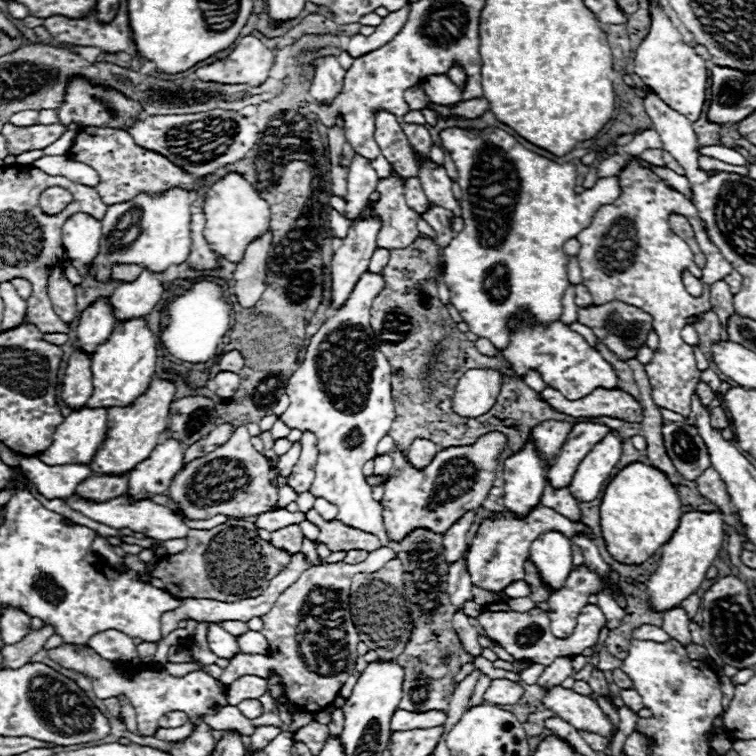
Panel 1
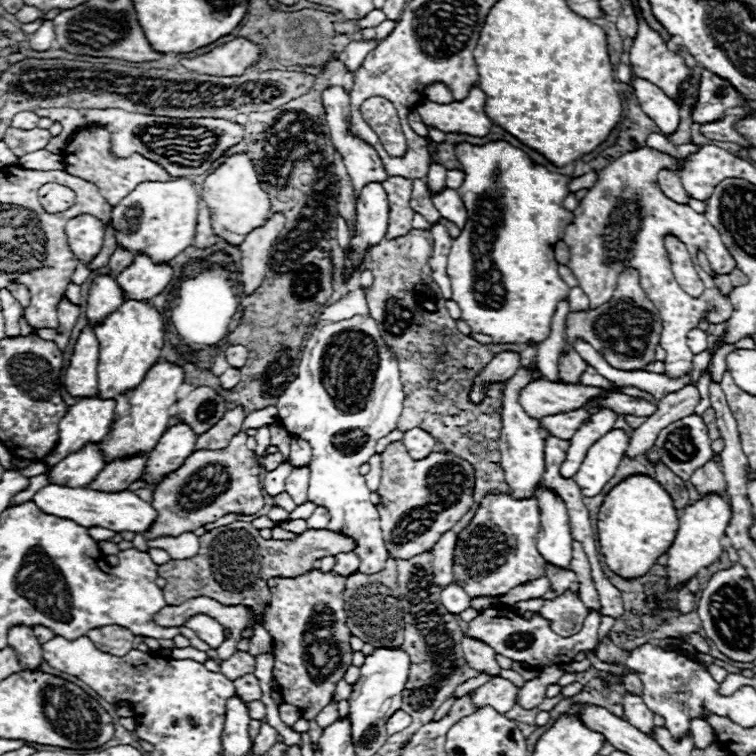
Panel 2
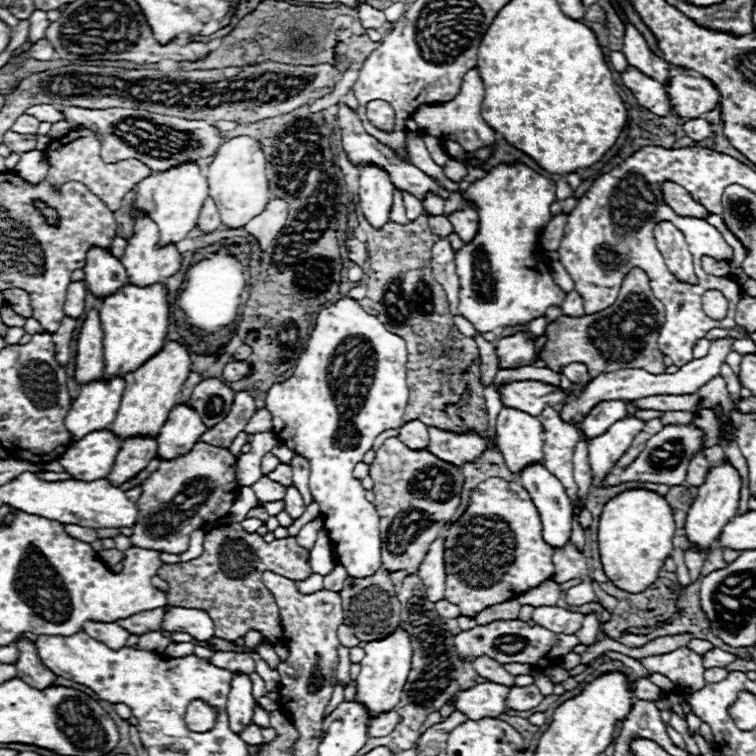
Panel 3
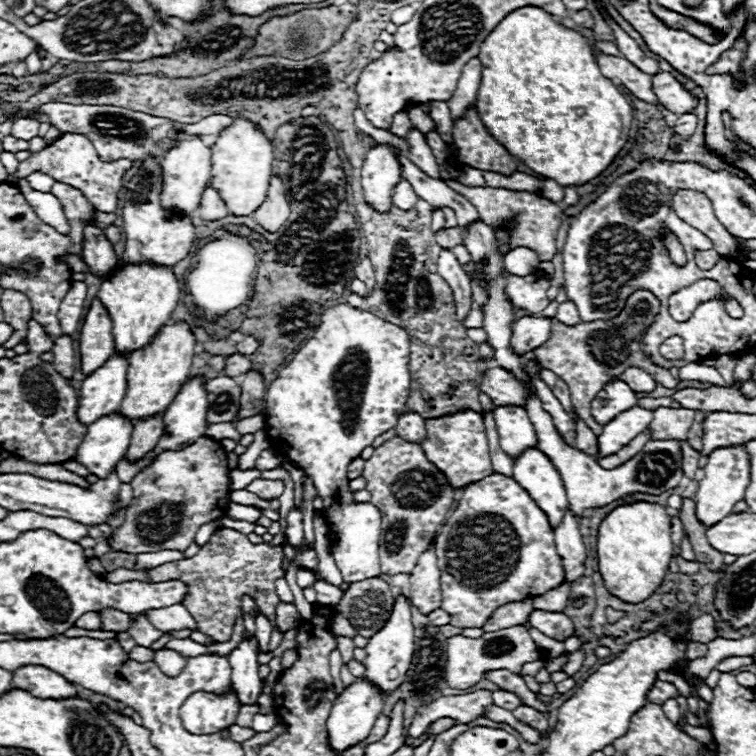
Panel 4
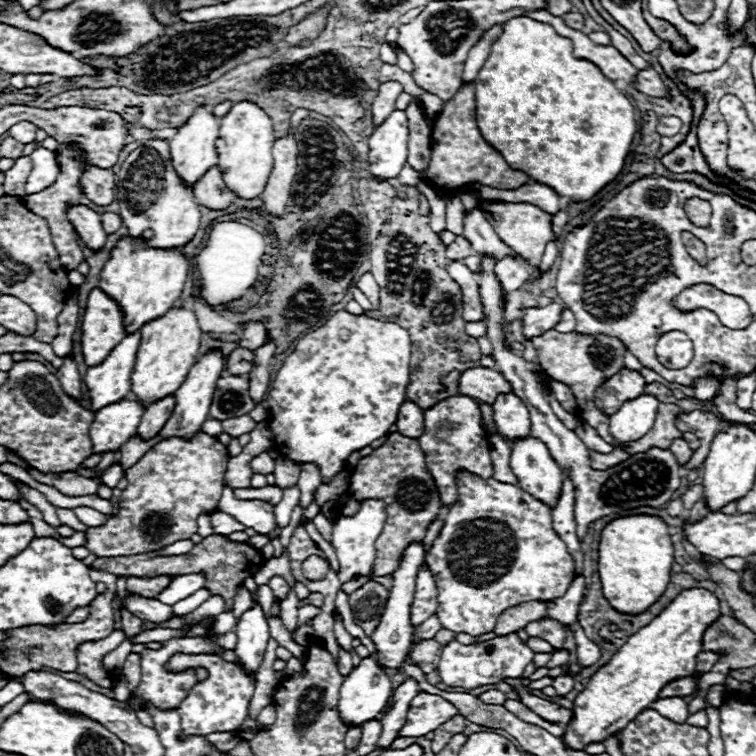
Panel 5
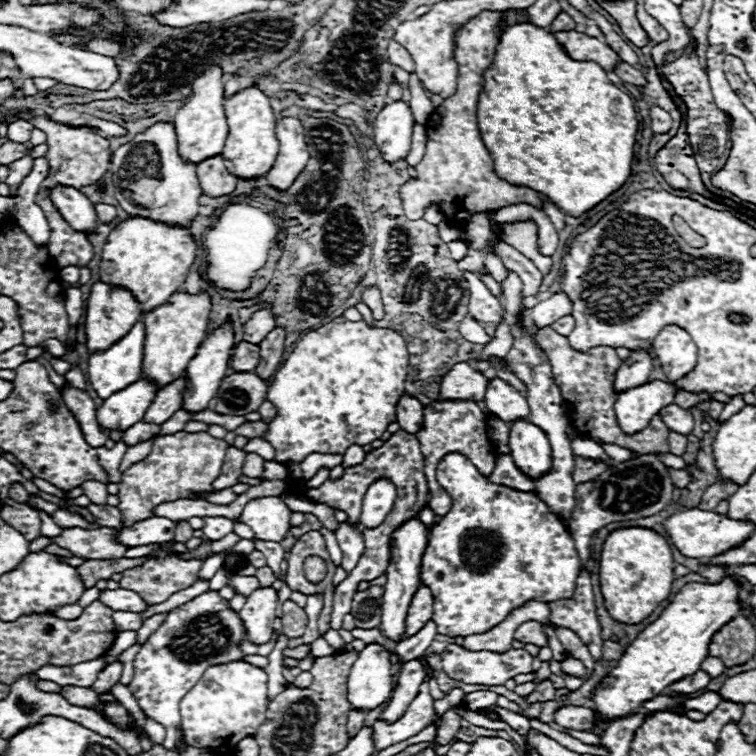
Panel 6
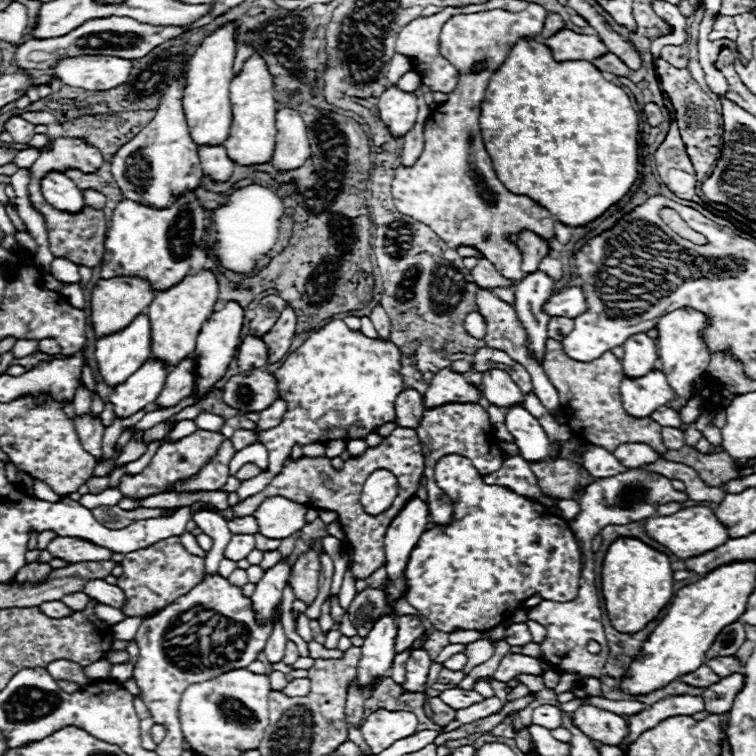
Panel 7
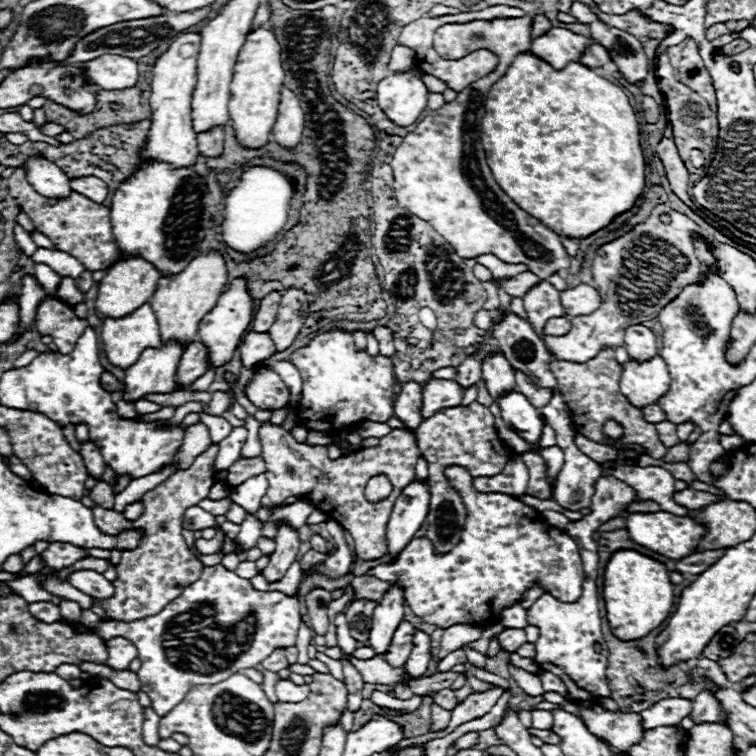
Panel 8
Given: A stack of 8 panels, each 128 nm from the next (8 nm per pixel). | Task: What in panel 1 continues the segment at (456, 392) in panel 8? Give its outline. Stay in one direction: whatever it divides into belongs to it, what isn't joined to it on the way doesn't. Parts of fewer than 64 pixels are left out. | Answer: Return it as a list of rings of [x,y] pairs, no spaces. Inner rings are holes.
[[[546,386],[538,394],[538,398],[544,400],[556,412],[564,412],[566,416],[572,416],[572,418],[612,416],[612,418],[622,418],[622,420],[632,420],[632,422],[642,422],[644,418],[642,408],[636,402],[636,398],[622,390],[596,388],[580,400],[568,400],[556,388]]]

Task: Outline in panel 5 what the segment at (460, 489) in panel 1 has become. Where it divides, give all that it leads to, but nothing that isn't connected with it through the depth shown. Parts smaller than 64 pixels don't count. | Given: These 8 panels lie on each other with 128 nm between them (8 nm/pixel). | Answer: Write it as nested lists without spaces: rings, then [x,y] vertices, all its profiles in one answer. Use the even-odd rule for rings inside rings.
[[[400,432],[390,434],[380,448],[376,448],[370,456],[364,456],[356,464],[348,484],[354,500],[382,498],[386,502],[388,518],[382,534],[376,540],[376,560],[372,566],[372,576],[392,574],[402,558],[402,550],[406,548],[406,544],[412,540],[422,540],[426,526],[438,516],[438,510],[442,508],[436,484],[426,470],[424,452],[418,440],[402,436]]]

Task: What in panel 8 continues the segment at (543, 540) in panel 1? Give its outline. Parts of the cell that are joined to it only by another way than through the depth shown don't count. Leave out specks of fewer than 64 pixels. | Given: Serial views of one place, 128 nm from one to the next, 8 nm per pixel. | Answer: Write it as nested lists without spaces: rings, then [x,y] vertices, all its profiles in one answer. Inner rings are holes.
[[[512,390],[502,394],[496,402],[502,410],[504,422],[514,430],[520,430],[520,436],[534,446],[542,434],[542,420],[538,410],[528,402],[528,398],[518,390]]]

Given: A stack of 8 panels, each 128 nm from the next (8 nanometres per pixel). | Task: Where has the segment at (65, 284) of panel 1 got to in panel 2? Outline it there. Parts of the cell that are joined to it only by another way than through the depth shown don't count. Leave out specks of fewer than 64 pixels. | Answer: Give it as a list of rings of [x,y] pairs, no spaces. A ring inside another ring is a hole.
[[[64,298],[64,300],[60,302],[60,308],[58,308],[58,320],[60,320],[60,324],[58,324],[58,328],[56,328],[58,336],[54,338],[54,342],[58,344],[58,348],[60,348],[60,350],[64,350],[64,348],[68,346],[70,332],[72,332],[74,324],[76,324],[78,316],[80,316],[78,306],[70,304],[70,302],[68,302],[68,298]]]

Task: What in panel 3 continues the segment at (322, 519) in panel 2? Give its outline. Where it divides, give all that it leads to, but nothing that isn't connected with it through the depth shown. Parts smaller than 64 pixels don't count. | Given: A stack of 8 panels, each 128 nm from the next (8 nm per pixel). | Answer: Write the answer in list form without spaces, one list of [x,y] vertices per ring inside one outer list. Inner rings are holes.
[[[314,520],[314,522],[308,522],[302,526],[300,534],[296,536],[296,542],[304,548],[304,550],[312,550],[314,542],[316,542],[316,534],[318,534],[318,528],[322,526],[320,520]]]

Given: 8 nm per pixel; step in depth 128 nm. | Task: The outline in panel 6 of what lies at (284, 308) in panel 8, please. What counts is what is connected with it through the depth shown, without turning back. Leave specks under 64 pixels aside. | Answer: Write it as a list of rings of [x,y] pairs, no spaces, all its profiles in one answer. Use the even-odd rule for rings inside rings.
[[[274,328],[262,342],[260,342],[260,368],[256,368],[256,374],[260,378],[270,378],[276,368],[282,362],[284,354],[284,340],[286,340],[286,330],[284,328]]]

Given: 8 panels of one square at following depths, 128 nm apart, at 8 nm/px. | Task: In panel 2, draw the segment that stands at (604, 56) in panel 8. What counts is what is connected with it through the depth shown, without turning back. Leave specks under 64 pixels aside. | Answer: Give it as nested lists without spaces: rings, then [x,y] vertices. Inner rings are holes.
[[[704,70],[698,86],[698,100],[692,106],[692,120],[704,124],[708,120],[720,120],[726,108],[736,108],[744,104],[744,96],[740,96],[728,80],[718,78],[716,74]]]

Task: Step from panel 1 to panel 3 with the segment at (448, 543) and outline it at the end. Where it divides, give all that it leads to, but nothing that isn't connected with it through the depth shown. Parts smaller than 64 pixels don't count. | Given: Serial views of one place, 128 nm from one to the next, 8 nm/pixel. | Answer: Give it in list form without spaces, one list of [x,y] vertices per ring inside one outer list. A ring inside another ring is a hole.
[[[436,538],[428,554],[424,556],[418,576],[426,588],[426,598],[430,602],[438,602],[444,598],[444,588],[446,588],[446,572],[444,572],[444,540]]]

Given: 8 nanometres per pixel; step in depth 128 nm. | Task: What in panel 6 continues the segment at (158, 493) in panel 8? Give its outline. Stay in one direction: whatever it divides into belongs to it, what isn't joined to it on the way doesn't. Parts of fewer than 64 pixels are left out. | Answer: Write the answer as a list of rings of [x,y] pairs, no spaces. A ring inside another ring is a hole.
[[[228,446],[226,458],[224,458],[224,464],[222,464],[222,474],[212,482],[212,488],[214,490],[224,490],[224,488],[234,486],[238,482],[238,476],[242,476],[244,458],[246,458],[244,450]],[[174,540],[164,542],[160,548],[156,548],[152,552],[154,558],[146,560],[142,566],[130,568],[126,572],[122,572],[122,580],[120,580],[120,588],[132,588],[132,592],[136,592],[138,596],[144,598],[146,604],[160,604],[164,600],[168,600],[172,594],[192,586],[198,580],[200,568],[202,568],[202,560],[184,560],[178,556],[178,552],[172,548]]]

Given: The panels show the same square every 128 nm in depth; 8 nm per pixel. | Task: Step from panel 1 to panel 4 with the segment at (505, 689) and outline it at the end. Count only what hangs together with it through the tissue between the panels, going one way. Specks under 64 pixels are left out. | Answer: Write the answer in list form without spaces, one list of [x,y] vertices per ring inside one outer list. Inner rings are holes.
[[[478,690],[460,696],[442,696],[416,710],[416,718],[412,720],[408,734],[412,738],[420,738],[428,726],[440,718],[452,718],[460,724],[468,724],[474,718],[480,718],[488,704],[494,704],[490,690]]]

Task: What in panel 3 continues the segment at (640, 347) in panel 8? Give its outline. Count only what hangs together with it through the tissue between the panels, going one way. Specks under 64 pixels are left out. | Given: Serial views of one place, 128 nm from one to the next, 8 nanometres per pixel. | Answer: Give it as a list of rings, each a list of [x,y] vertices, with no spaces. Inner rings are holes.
[[[606,400],[606,402],[598,402],[590,412],[588,416],[584,418],[584,424],[582,424],[582,430],[588,438],[594,438],[598,436],[600,432],[606,432],[616,420],[620,420],[620,416],[626,416],[628,408],[628,402],[624,400]]]

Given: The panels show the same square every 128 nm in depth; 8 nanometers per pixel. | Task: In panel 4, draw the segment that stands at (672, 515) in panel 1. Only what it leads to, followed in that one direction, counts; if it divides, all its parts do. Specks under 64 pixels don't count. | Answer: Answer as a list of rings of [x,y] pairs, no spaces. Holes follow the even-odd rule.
[[[636,502],[618,506],[600,524],[598,530],[598,566],[608,592],[622,602],[640,604],[648,600],[662,584],[668,564],[674,556],[670,540],[670,514],[664,506]]]

